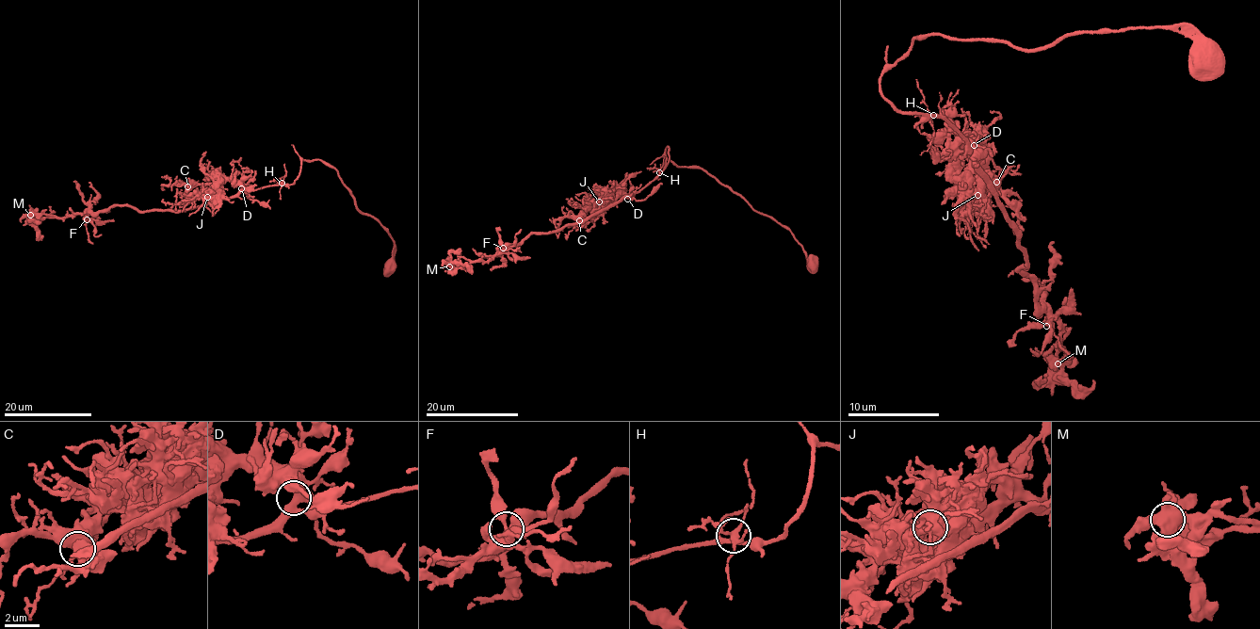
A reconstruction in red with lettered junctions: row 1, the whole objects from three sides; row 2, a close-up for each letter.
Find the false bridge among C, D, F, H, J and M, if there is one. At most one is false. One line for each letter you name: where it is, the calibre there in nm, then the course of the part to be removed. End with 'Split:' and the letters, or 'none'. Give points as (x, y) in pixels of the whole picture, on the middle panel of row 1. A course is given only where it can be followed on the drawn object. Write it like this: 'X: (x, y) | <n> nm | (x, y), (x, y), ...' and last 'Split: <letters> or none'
J: (599, 201) | 440 nm | (599, 201), (604, 202), (602, 197), (579, 220), (578, 217)
Split: J

